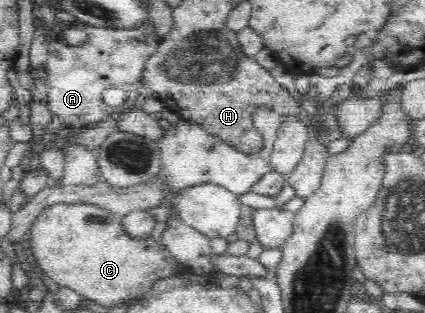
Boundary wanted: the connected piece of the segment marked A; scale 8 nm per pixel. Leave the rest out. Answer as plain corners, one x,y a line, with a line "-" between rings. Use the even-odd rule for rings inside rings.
150,19
138,28
130,29
114,29
114,28
98,28
85,25
83,22
76,22
74,27
80,27
84,33
88,34
86,42
80,46
66,46
66,43
58,43
56,35
48,37
48,57
43,65
46,72
46,89
48,91
47,106
52,115
58,115
63,121
64,130
81,130
87,126
98,125
104,121
108,115
112,113
123,112
122,107
108,107
102,101
102,93
106,89
120,88
120,85
128,85
128,83
138,83
142,79
142,73
146,68
148,59
158,50
158,46
163,40
156,34
156,24

